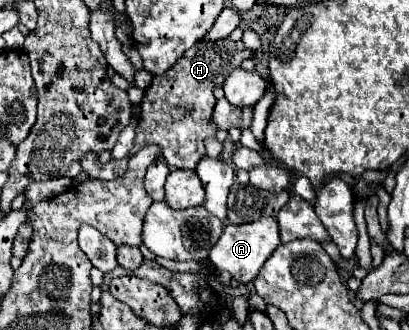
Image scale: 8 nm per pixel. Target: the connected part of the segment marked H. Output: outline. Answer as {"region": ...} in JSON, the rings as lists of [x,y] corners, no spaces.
{"region":[[[203,41],[187,49],[179,63],[171,71],[153,77],[145,97],[141,101],[141,119],[137,125],[137,137],[131,149],[131,155],[139,149],[155,143],[161,147],[163,159],[171,169],[189,169],[195,171],[197,163],[205,157],[205,139],[213,137],[217,127],[211,123],[211,111],[215,107],[213,89],[221,87],[227,75],[237,69],[245,59],[253,59],[255,51],[247,49],[243,41]]]}

